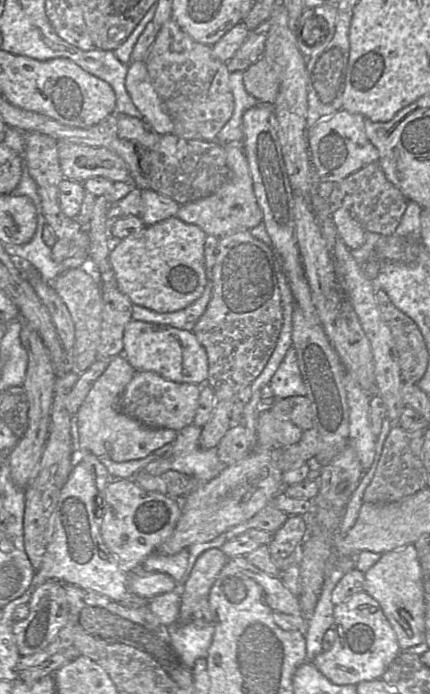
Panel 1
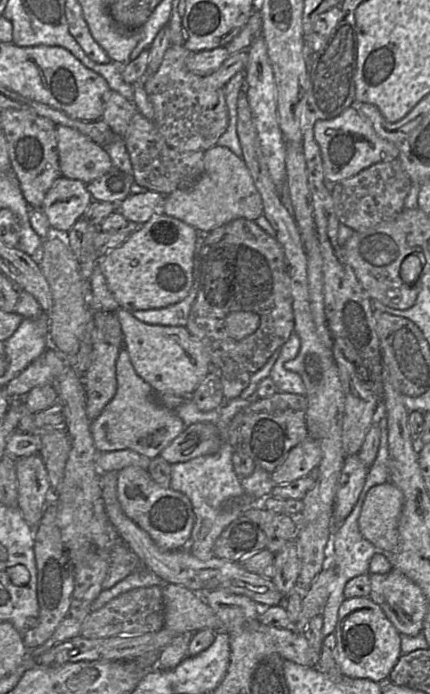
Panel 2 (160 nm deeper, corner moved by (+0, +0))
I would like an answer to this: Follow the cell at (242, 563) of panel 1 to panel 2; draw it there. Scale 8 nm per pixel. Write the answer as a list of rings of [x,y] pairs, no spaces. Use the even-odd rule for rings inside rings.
[[[101,472],[100,484],[105,513],[124,543],[138,556],[141,567],[151,570],[166,583],[178,584],[196,593],[226,590],[234,594],[247,596],[253,601],[269,607],[283,605],[284,596],[278,591],[271,579],[245,570],[236,561],[220,559],[215,556],[202,561],[193,556],[186,548],[162,550],[151,536],[127,517],[122,510],[117,498],[117,472]]]

